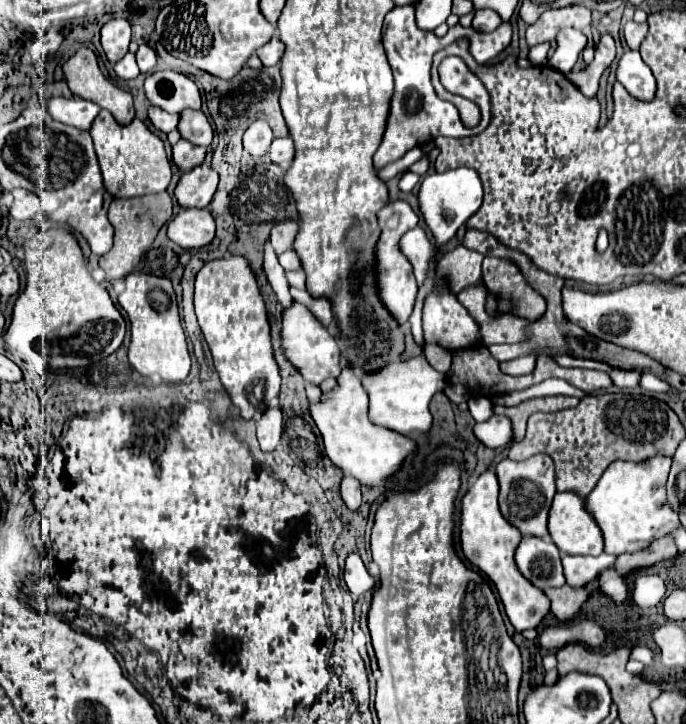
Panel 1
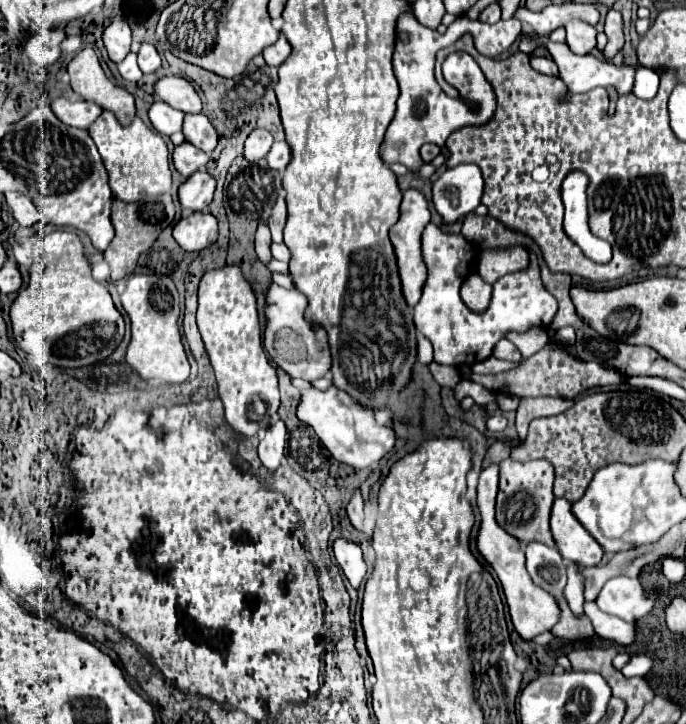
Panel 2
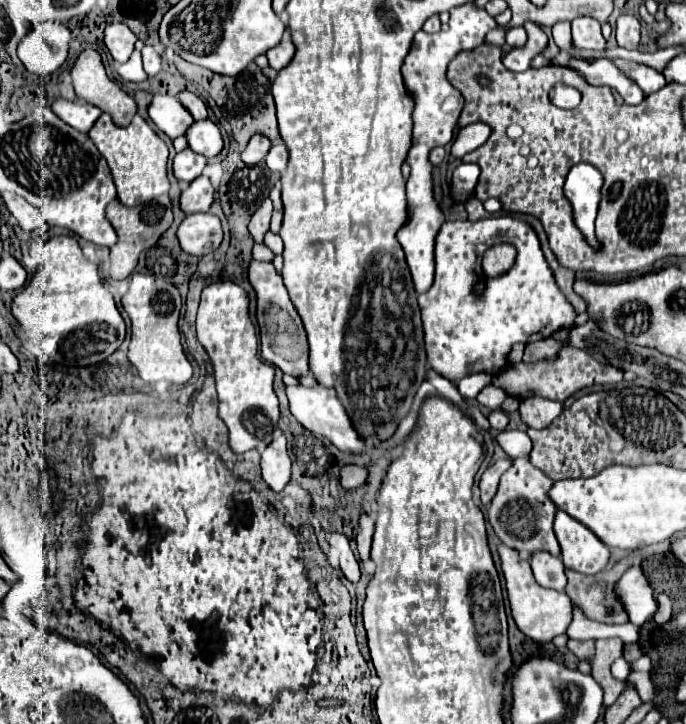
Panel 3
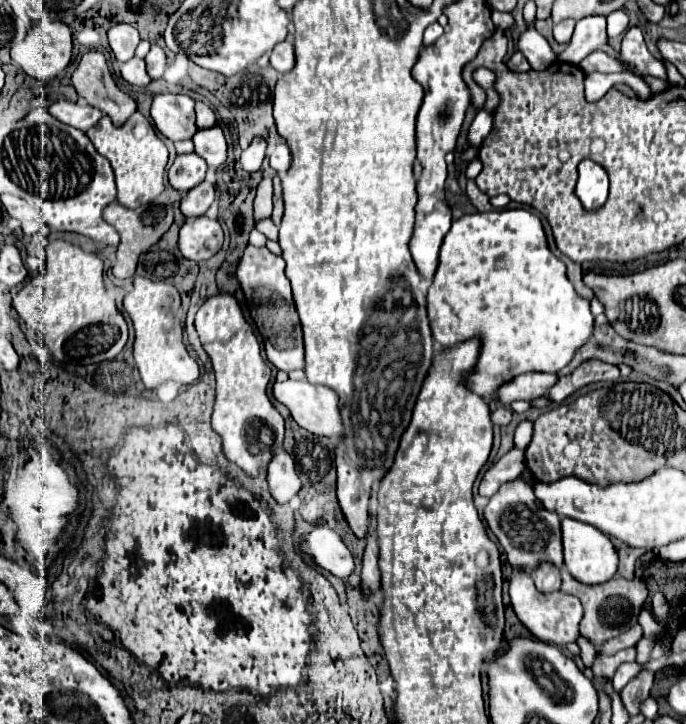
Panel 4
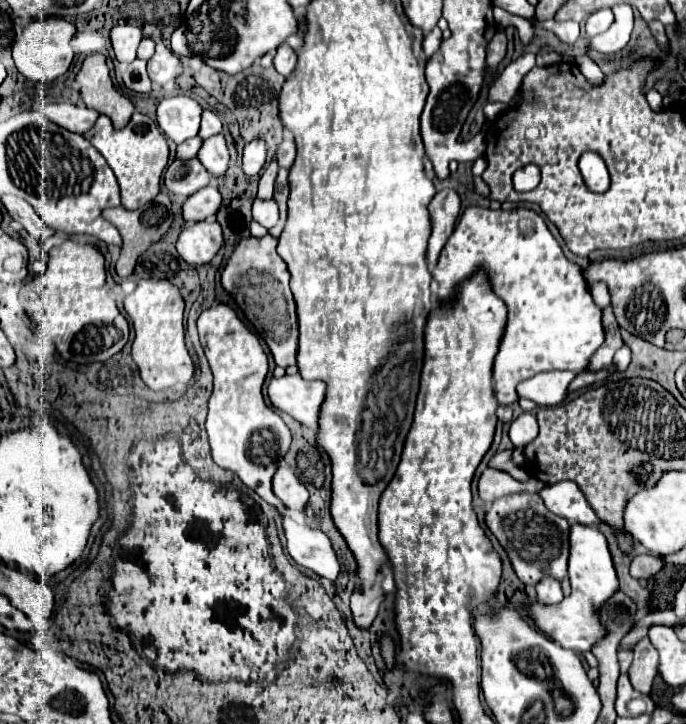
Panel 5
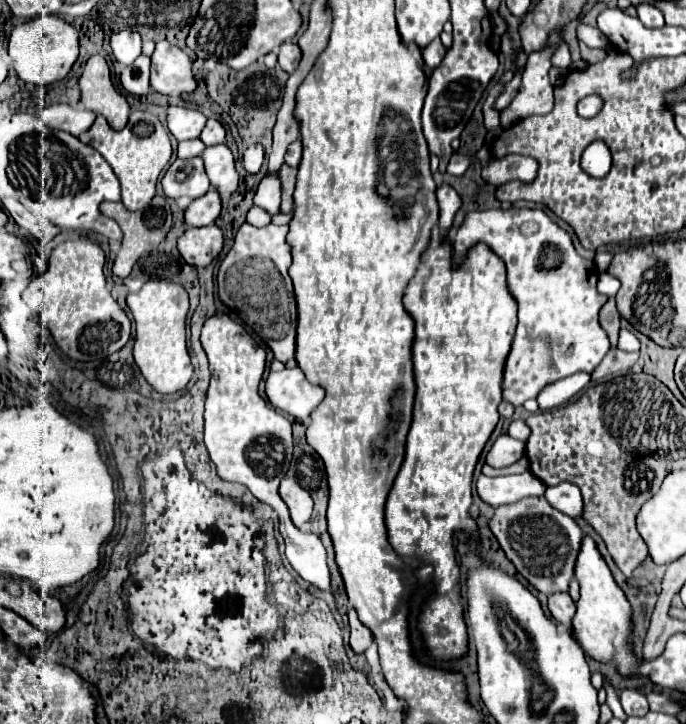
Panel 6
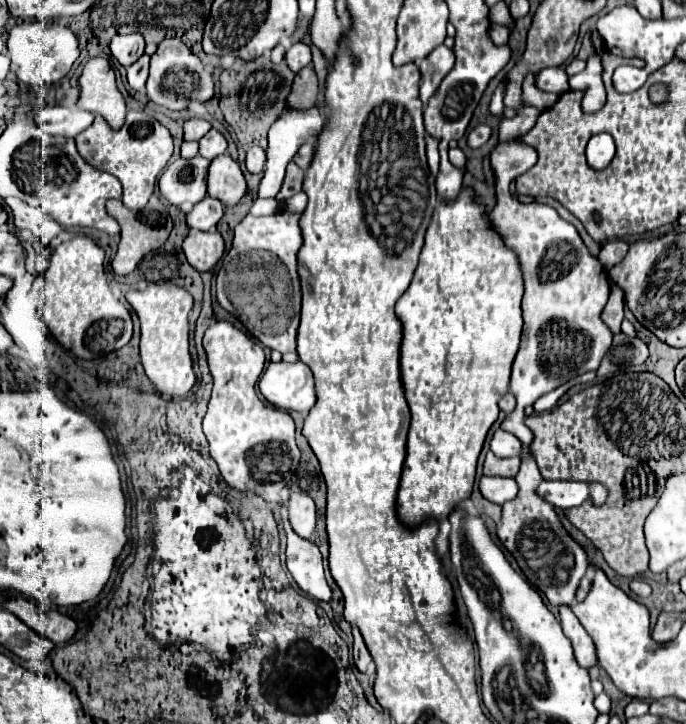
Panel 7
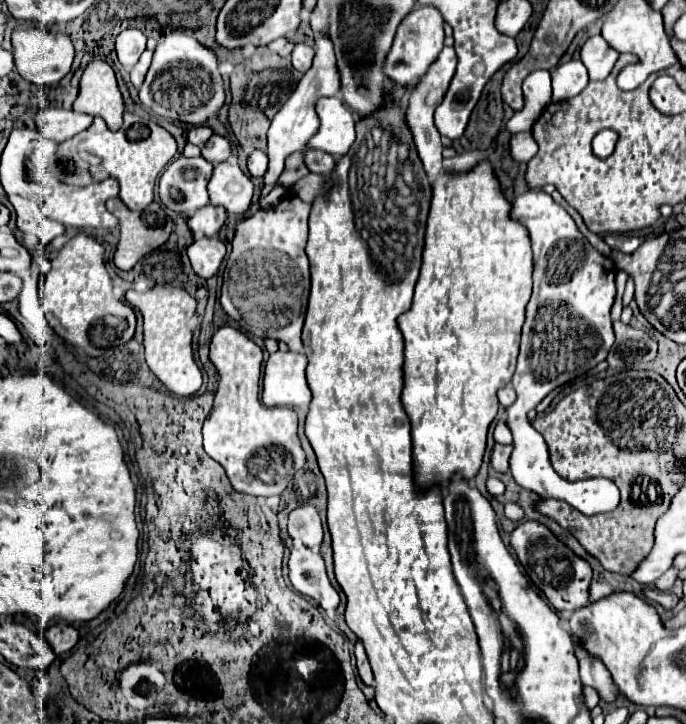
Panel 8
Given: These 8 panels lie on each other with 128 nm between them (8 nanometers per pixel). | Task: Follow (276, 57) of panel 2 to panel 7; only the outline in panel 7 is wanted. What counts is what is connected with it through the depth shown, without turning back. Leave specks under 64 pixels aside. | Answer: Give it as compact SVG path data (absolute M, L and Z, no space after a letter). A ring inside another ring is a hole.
M304 42L292 44L292 48L286 52L286 62L288 62L290 70L294 70L294 72L298 72L300 68L308 66L312 62L312 50L310 50L310 46L304 44Z

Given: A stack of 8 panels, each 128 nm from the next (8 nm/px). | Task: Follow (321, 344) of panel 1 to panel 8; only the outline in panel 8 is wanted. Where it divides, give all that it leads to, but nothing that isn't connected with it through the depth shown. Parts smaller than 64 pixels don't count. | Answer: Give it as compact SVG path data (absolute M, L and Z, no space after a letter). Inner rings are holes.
M286 192L278 206L258 210L236 226L232 254L226 260L220 304L242 330L258 338L284 340L290 350L302 352L302 324L310 294L310 262L306 256L308 216L312 204Z

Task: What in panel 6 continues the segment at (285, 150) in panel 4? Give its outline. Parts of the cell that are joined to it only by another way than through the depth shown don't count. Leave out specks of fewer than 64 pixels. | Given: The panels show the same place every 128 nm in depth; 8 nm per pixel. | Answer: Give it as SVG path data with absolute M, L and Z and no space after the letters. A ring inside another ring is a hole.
M294 140L290 146L288 146L288 152L286 152L286 164L288 166L298 166L300 164L300 158L302 158L302 140Z

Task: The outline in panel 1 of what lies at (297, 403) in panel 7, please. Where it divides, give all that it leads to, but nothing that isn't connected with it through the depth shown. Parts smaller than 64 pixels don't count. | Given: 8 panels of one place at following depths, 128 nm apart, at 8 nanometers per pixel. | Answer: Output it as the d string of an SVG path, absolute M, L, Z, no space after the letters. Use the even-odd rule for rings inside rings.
M344 368L336 382L338 386L330 392L322 392L318 402L308 402L310 416L324 438L328 458L346 476L354 476L364 486L376 486L398 472L402 460L416 450L416 442L404 434L372 424L368 418L368 394L354 370Z

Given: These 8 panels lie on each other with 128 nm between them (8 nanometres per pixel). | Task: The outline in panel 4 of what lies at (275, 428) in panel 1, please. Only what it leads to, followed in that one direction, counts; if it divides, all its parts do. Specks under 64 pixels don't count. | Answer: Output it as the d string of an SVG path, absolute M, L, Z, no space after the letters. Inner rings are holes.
M284 450L274 454L272 462L268 464L268 486L278 504L290 502L302 488L302 482L296 472L296 464L292 456Z

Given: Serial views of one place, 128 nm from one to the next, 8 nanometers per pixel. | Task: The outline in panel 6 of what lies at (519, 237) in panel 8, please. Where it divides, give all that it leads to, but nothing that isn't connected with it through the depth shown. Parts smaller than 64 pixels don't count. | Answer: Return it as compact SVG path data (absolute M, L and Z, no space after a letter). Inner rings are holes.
M434 228L432 238L422 254L420 266L404 290L402 304L414 320L412 364L416 398L406 456L386 502L386 526L392 548L402 556L420 558L422 562L434 566L432 578L436 594L428 600L420 614L420 630L430 654L436 658L458 658L468 648L460 602L460 566L456 562L454 546L458 532L470 534L472 538L478 536L476 522L468 514L468 508L472 504L472 474L484 444L498 424L498 404L502 402L502 374L518 324L518 304L508 290L504 262L486 244L472 246L466 252L464 260L458 264L450 254L450 238L440 238L438 228Z

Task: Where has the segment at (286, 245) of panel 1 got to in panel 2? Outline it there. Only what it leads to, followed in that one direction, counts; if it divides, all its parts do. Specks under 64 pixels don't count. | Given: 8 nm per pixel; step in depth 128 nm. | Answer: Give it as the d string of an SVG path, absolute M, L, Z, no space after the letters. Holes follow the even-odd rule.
M278 194L276 202L274 202L274 208L272 208L272 214L268 218L268 226L270 226L274 242L282 242L284 224L286 224L286 202L284 202L284 196Z

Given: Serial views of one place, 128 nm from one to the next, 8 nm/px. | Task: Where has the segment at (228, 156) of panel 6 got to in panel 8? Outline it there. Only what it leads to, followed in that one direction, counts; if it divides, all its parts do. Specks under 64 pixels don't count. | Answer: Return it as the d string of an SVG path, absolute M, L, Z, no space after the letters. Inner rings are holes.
M216 164L212 180L210 180L210 202L214 206L222 206L226 208L228 214L244 214L250 208L250 200L252 200L252 192L254 192L254 184L252 180L240 170L238 164Z

